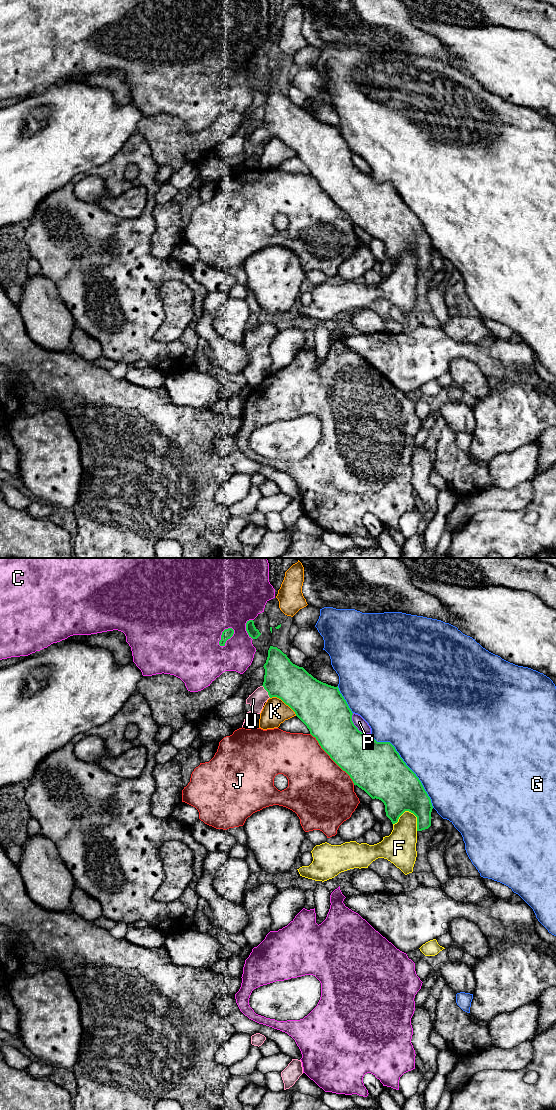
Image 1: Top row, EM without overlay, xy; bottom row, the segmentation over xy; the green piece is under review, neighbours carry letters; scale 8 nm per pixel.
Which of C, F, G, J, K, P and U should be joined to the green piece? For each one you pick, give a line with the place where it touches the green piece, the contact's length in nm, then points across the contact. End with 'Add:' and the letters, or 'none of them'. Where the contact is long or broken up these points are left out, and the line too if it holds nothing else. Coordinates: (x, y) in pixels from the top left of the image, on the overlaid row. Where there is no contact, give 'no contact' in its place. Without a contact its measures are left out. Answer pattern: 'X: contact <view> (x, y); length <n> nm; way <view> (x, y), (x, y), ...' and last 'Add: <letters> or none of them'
U: contact xy (266, 690); length 120 nm; way xy (292, 684), (275, 684), (266, 690), (257, 699)
Add: U

